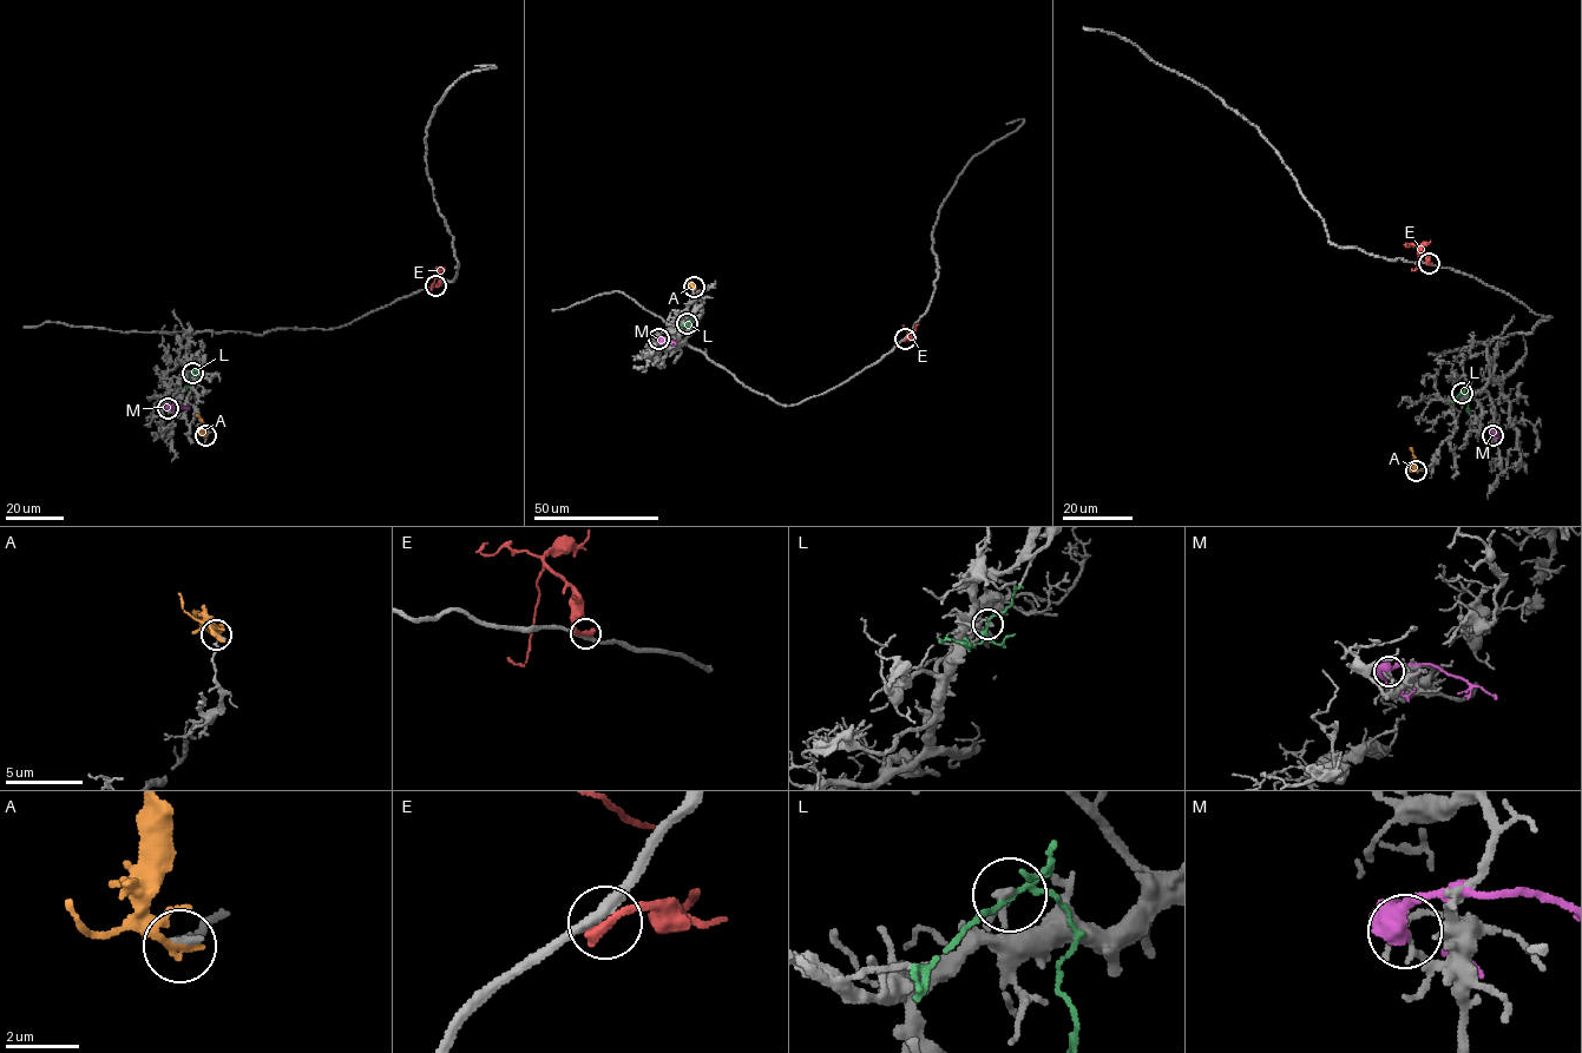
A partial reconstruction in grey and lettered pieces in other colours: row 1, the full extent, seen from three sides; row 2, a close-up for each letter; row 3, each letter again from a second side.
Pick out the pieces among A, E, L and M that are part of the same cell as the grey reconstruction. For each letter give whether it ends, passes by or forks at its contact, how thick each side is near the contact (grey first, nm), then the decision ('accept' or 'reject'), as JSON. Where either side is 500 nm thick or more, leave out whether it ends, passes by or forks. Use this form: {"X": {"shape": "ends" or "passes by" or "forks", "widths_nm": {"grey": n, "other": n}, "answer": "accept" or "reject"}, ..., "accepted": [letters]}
{"A": {"shape": "ends", "widths_nm": {"grey": 200, "other": 280}, "answer": "reject"}, "E": {"shape": "ends", "widths_nm": {"grey": 300, "other": 320}, "answer": "reject"}, "L": {"shape": "forks", "widths_nm": {"grey": 260, "other": 130}, "answer": "reject"}, "M": {"widths_nm": {"grey": 130, "other": 500}, "answer": "reject"}, "accepted": []}

